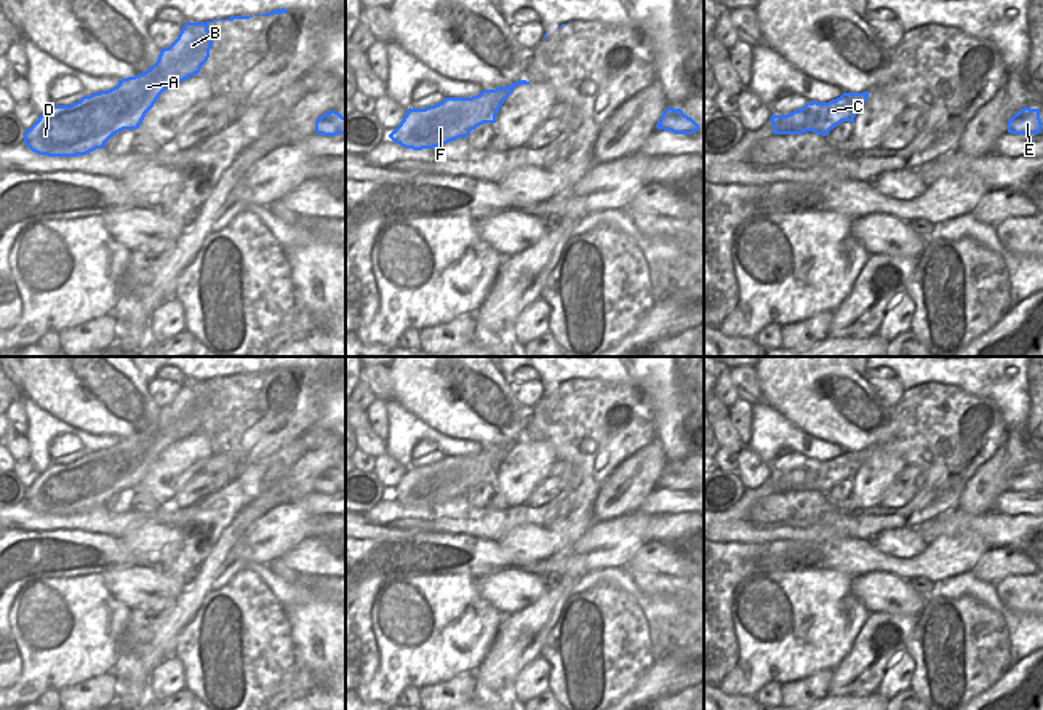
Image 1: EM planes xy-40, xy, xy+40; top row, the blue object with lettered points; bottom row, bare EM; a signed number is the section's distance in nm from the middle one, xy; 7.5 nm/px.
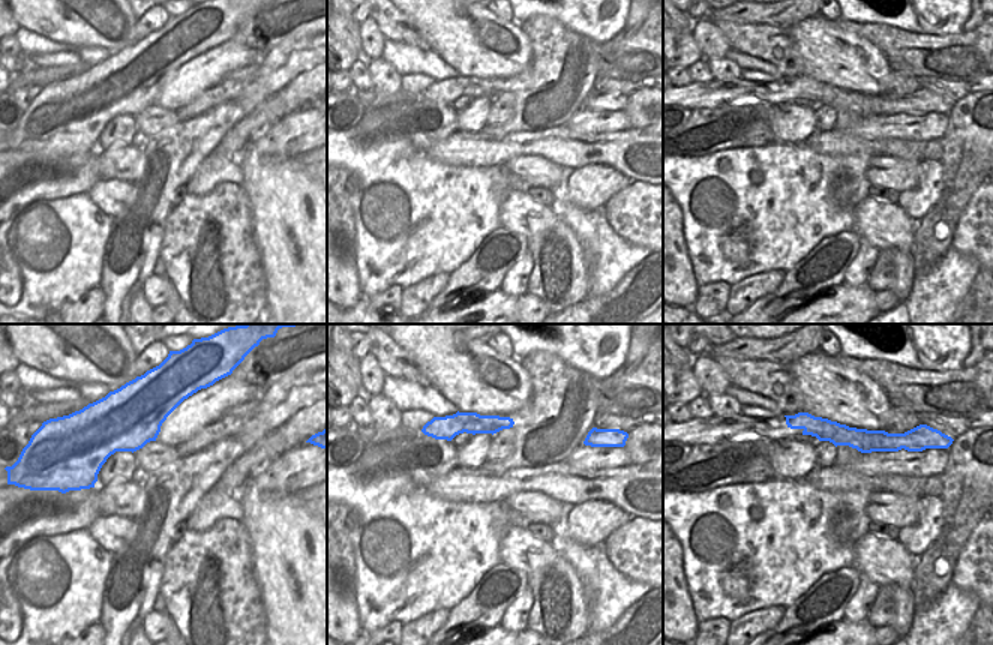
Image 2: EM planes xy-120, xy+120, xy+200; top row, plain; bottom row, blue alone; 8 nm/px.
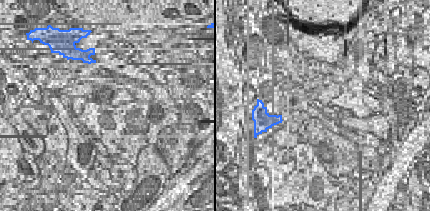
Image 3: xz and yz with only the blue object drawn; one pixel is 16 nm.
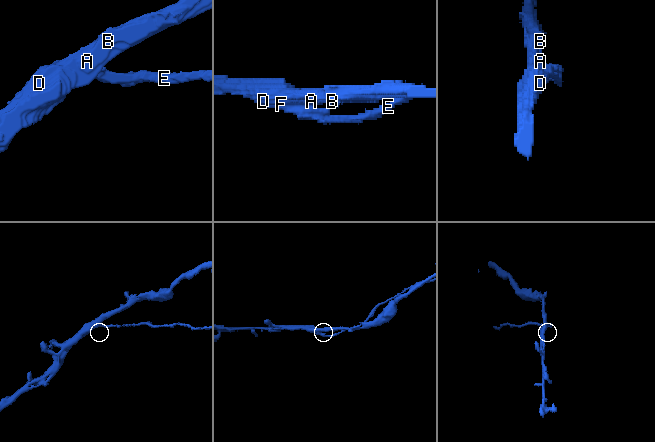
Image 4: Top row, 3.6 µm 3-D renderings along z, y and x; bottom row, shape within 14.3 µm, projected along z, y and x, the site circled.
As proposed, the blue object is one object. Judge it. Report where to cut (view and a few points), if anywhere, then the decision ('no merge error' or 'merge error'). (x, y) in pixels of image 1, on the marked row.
cut xy+40 (863, 101), (848, 106), (853, 117); merge error

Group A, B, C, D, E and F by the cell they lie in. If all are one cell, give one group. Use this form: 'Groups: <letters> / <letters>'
Groups: A B C D F / E

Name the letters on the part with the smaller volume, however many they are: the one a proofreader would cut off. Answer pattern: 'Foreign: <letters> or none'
Foreign: E

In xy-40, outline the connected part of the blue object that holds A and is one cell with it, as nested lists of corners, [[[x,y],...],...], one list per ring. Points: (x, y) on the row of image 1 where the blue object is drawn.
[[[253,16],[186,22],[178,38],[162,48],[150,69],[118,80],[118,85],[107,91],[83,96],[70,106],[53,104],[26,130],[24,144],[48,157],[77,157],[104,149],[114,134],[138,130],[165,90],[200,72],[213,46],[210,22],[250,18]]]

